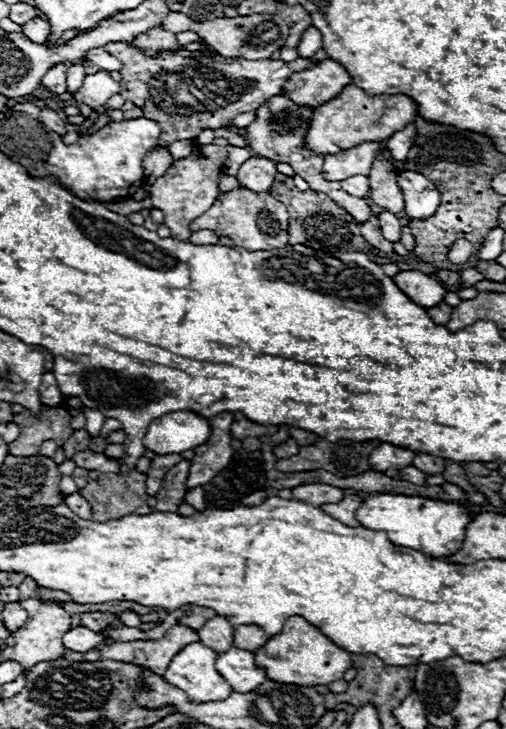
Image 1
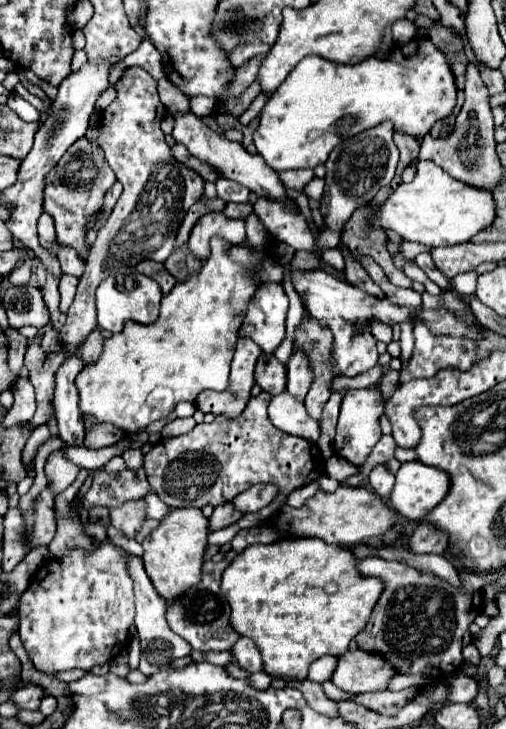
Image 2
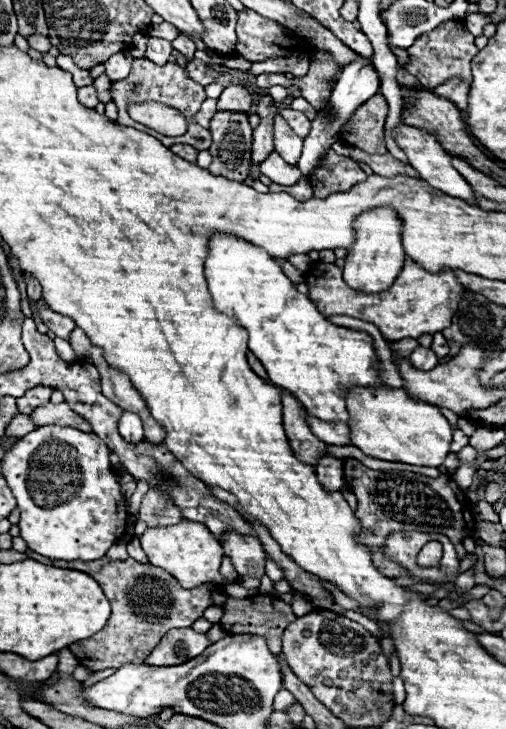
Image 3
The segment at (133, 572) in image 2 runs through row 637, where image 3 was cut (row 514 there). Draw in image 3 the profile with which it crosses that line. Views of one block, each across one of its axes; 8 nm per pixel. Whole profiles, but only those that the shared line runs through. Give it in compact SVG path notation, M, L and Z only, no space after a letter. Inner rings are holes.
M150 488L148 494L144 496L138 518L144 520L150 528L170 526L170 524L178 524L182 520L180 510L172 504L170 496L166 496L162 490L156 490L156 488Z

